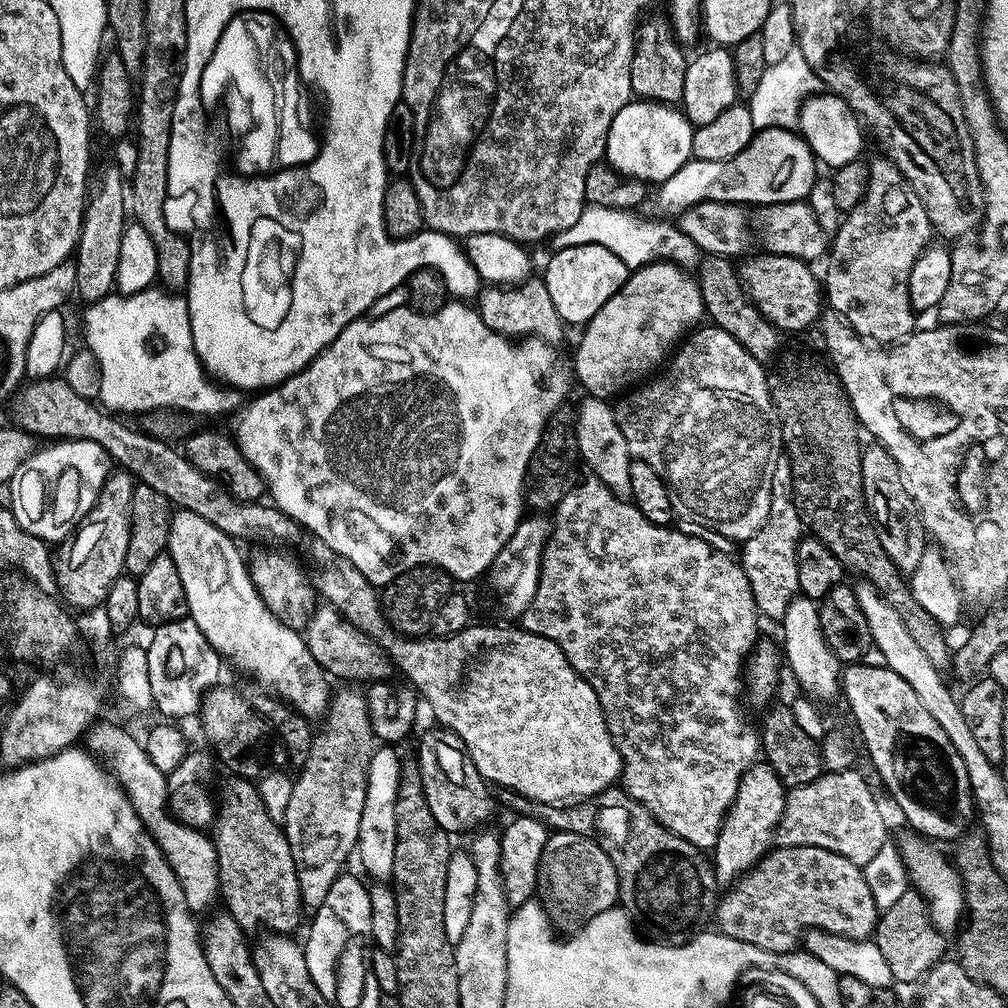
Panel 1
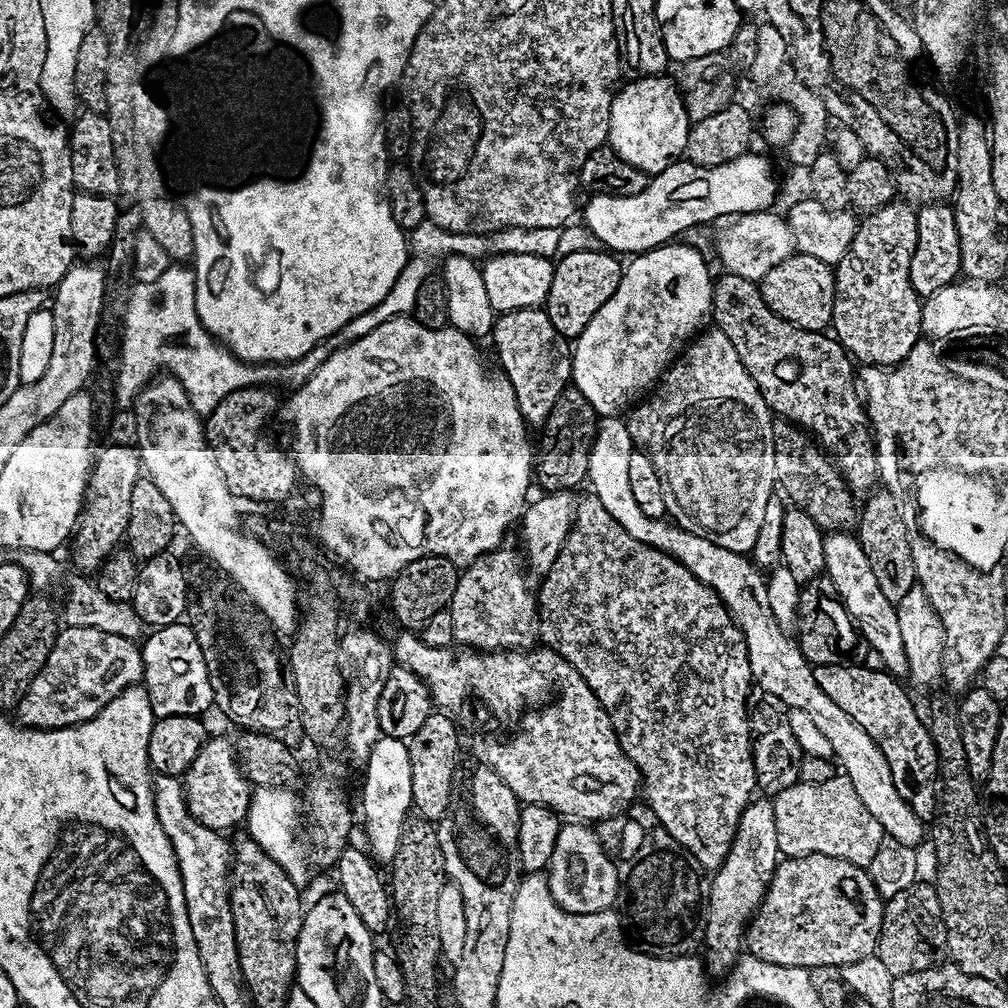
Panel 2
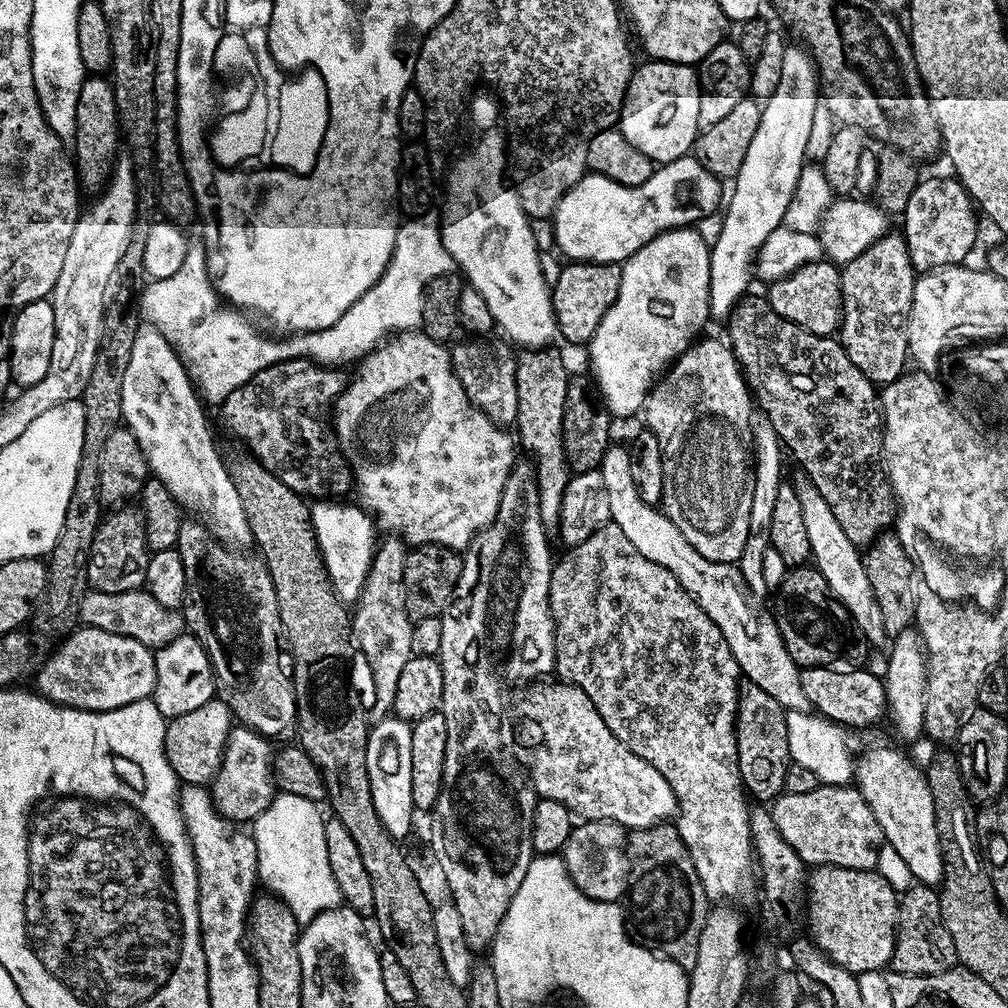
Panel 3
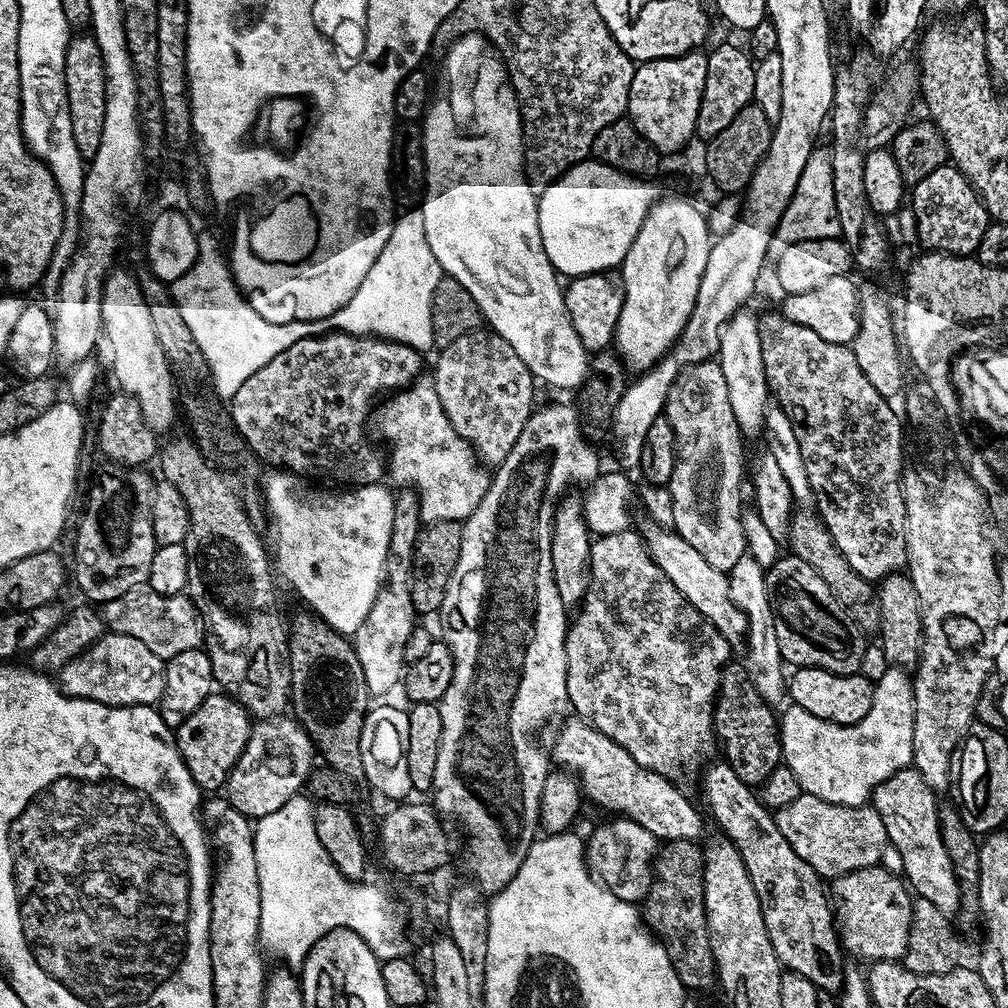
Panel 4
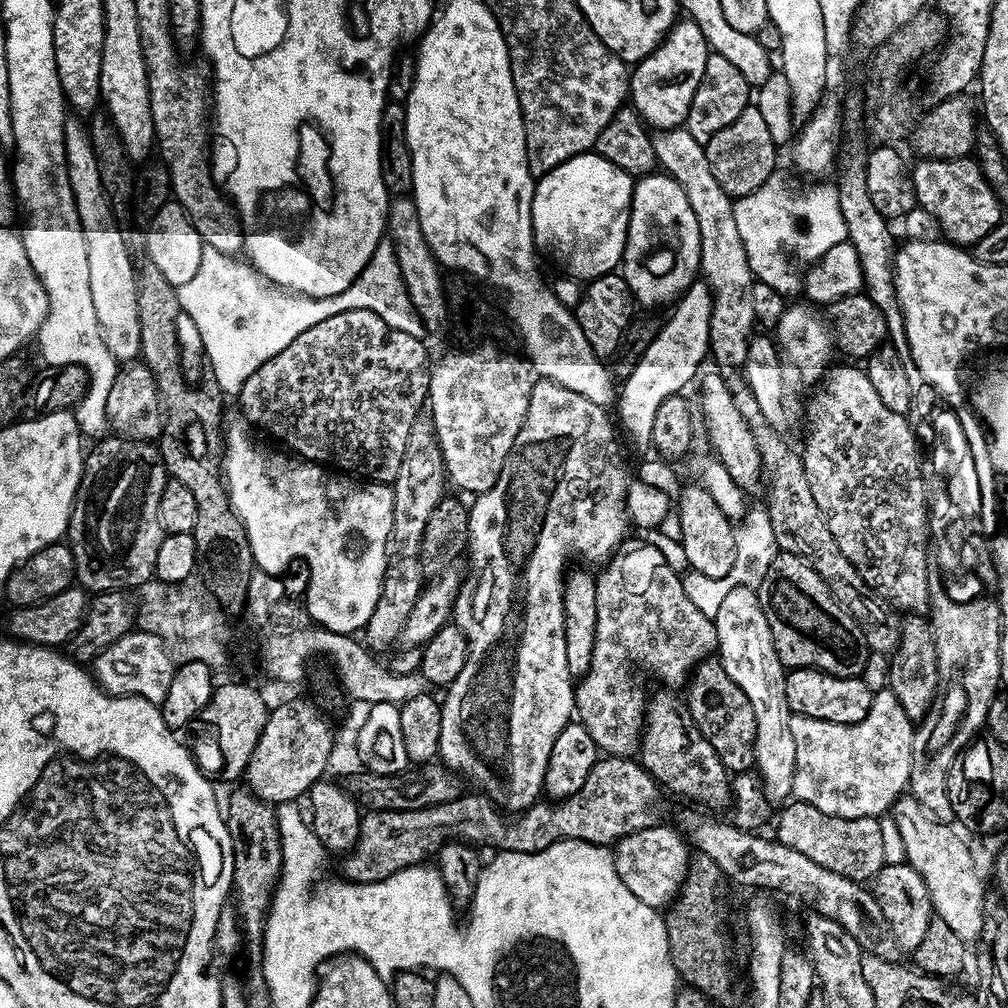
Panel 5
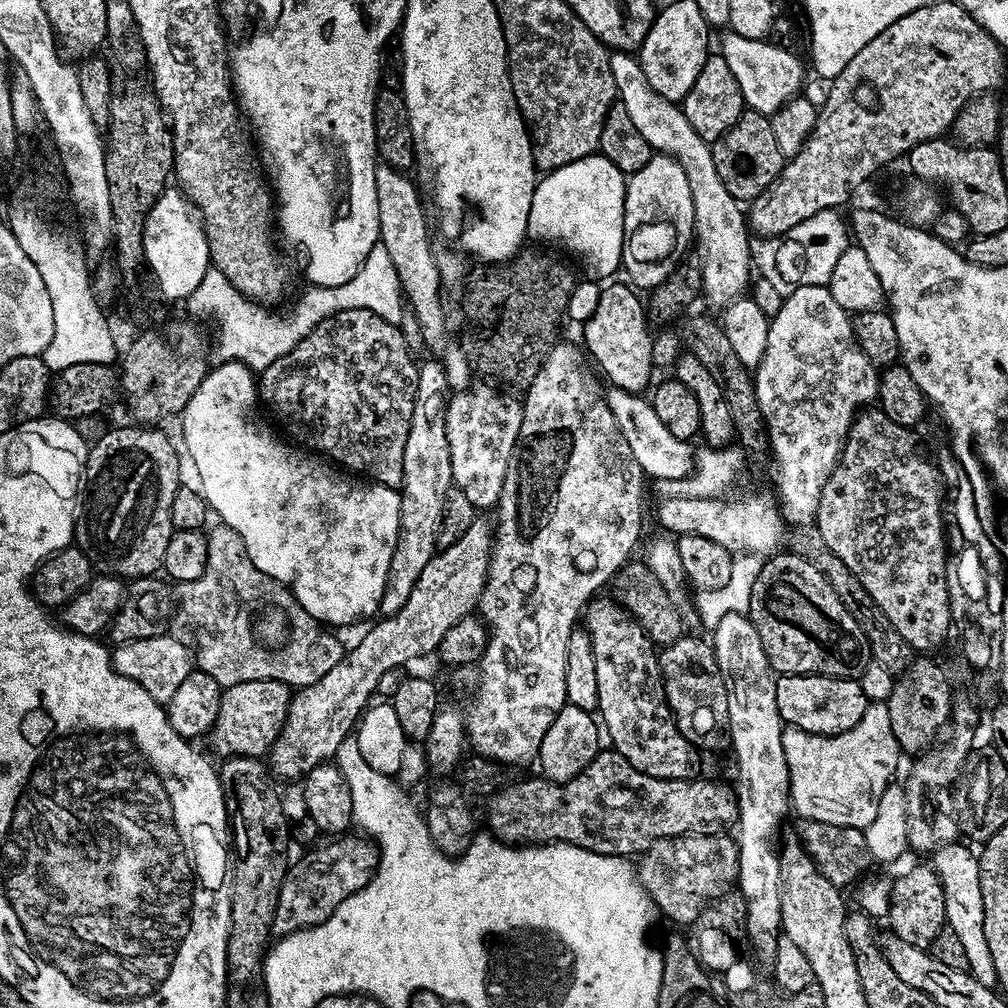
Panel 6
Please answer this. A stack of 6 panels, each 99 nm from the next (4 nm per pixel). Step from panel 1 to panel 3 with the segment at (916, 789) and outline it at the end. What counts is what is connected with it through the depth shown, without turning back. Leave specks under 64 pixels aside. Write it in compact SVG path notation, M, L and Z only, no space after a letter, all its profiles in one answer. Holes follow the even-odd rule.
M839 667L806 668L801 671L802 690L806 690L806 698L811 707L821 716L841 725L857 724L864 728L867 724L876 724L886 716L886 697L884 681L881 677L870 674L863 667L853 672L839 672Z

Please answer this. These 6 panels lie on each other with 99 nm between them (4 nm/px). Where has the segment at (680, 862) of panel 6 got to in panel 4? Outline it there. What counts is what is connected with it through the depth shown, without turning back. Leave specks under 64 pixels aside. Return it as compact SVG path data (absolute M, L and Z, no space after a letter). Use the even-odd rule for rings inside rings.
M608 818L586 836L586 859L593 876L627 904L639 905L648 894L654 875L658 841L646 826L627 818Z

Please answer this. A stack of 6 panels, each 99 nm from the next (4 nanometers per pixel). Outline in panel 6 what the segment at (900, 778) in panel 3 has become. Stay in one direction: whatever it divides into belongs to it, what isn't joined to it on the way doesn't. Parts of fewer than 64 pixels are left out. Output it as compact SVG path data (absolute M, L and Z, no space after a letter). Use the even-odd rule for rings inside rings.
M964 842L947 844L944 848L937 848L931 853L930 864L940 876L944 901L946 902L946 914L944 919L947 927L954 934L958 934L958 942L966 950L966 962L968 971L982 986L995 989L996 971L994 970L994 958L990 958L990 946L986 942L986 930L984 929L984 903L982 902L982 882L980 881L980 862L975 851L967 848Z

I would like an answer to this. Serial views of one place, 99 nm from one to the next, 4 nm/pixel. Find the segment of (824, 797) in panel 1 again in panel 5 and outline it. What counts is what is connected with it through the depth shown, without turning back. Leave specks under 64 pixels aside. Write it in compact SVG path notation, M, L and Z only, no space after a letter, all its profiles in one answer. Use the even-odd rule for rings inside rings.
M797 799L785 803L781 808L784 809L776 824L775 839L790 850L798 850L798 854L806 854L810 862L818 862L818 866L834 870L834 874L861 882L871 881L884 867L882 830L877 817L838 818L822 814L822 810Z

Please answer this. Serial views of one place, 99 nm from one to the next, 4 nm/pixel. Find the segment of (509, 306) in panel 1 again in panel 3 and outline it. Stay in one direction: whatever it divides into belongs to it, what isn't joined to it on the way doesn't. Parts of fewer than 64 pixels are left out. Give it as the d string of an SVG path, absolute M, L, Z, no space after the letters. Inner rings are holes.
M524 350L516 361L518 382L518 414L514 425L518 444L533 456L536 481L540 487L540 513L552 518L559 513L568 488L570 469L564 459L564 434L562 418L566 406L566 390L570 375L552 350Z

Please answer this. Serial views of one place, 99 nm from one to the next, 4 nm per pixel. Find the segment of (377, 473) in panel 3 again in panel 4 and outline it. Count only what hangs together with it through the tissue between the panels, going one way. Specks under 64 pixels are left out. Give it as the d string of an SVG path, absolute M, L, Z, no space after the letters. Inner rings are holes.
M417 378L407 388L389 396L392 397L380 409L375 409L374 424L376 420L381 434L392 447L386 452L386 472L390 480L392 476L391 483L415 491L420 499L420 518L425 525L467 520L486 494L489 469L478 463L471 444L450 426L450 418L446 418L442 402L438 402L431 379Z

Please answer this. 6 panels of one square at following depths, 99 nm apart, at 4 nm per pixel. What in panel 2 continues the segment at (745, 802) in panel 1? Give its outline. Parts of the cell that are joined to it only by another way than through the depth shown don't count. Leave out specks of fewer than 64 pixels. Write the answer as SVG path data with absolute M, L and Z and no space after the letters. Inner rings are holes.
M753 799L740 815L730 850L722 866L711 873L710 887L706 892L702 944L705 949L708 947L706 964L711 971L713 968L716 972L727 973L740 959L741 949L745 947L744 934L748 921L758 910L780 859L778 830L774 826L772 800Z

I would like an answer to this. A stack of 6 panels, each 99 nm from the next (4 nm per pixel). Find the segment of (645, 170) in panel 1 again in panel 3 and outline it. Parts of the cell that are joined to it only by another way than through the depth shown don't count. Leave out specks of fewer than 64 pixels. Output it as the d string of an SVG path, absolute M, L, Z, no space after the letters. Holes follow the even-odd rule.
M649 59L647 63L633 71L620 107L618 127L638 150L657 165L669 164L687 155L700 133L699 75L690 64L671 64L669 60L654 59Z

